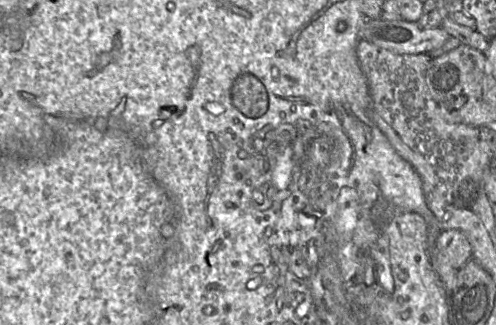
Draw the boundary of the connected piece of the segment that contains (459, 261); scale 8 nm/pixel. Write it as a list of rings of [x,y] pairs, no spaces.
[[[459,230],[441,231],[436,246],[447,262],[456,270],[472,259],[471,245],[466,236]]]

